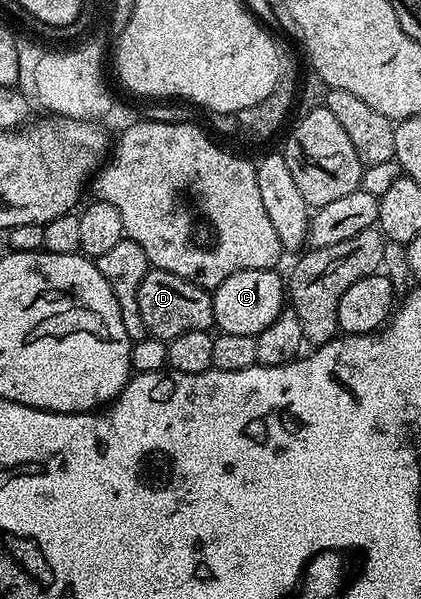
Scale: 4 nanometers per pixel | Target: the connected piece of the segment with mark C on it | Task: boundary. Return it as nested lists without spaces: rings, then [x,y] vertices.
[[[243,270],[226,276],[222,284],[211,291],[214,326],[221,334],[255,336],[270,328],[286,308],[286,282],[271,270]]]

